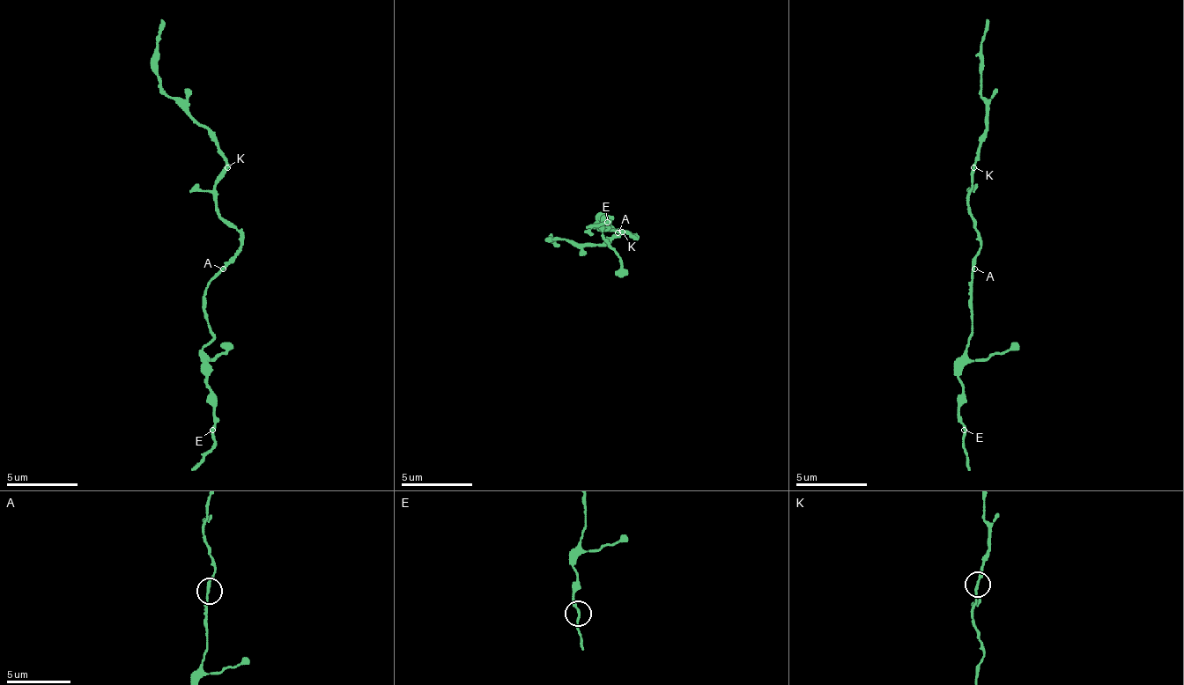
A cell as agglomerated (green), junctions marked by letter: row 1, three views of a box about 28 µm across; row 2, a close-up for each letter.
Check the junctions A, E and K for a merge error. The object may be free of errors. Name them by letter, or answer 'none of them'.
none of them

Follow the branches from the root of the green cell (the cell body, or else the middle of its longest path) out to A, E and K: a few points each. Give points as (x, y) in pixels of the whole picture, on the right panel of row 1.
A: (981, 236), (981, 247), (974, 258), (974, 268)
E: (981, 236), (971, 276), (971, 340), (964, 350), (964, 369), (960, 372), (964, 390), (960, 423), (964, 430)
K: (981, 236), (974, 229), (974, 218), (967, 204), (967, 190), (971, 186), (971, 172), (974, 168)

